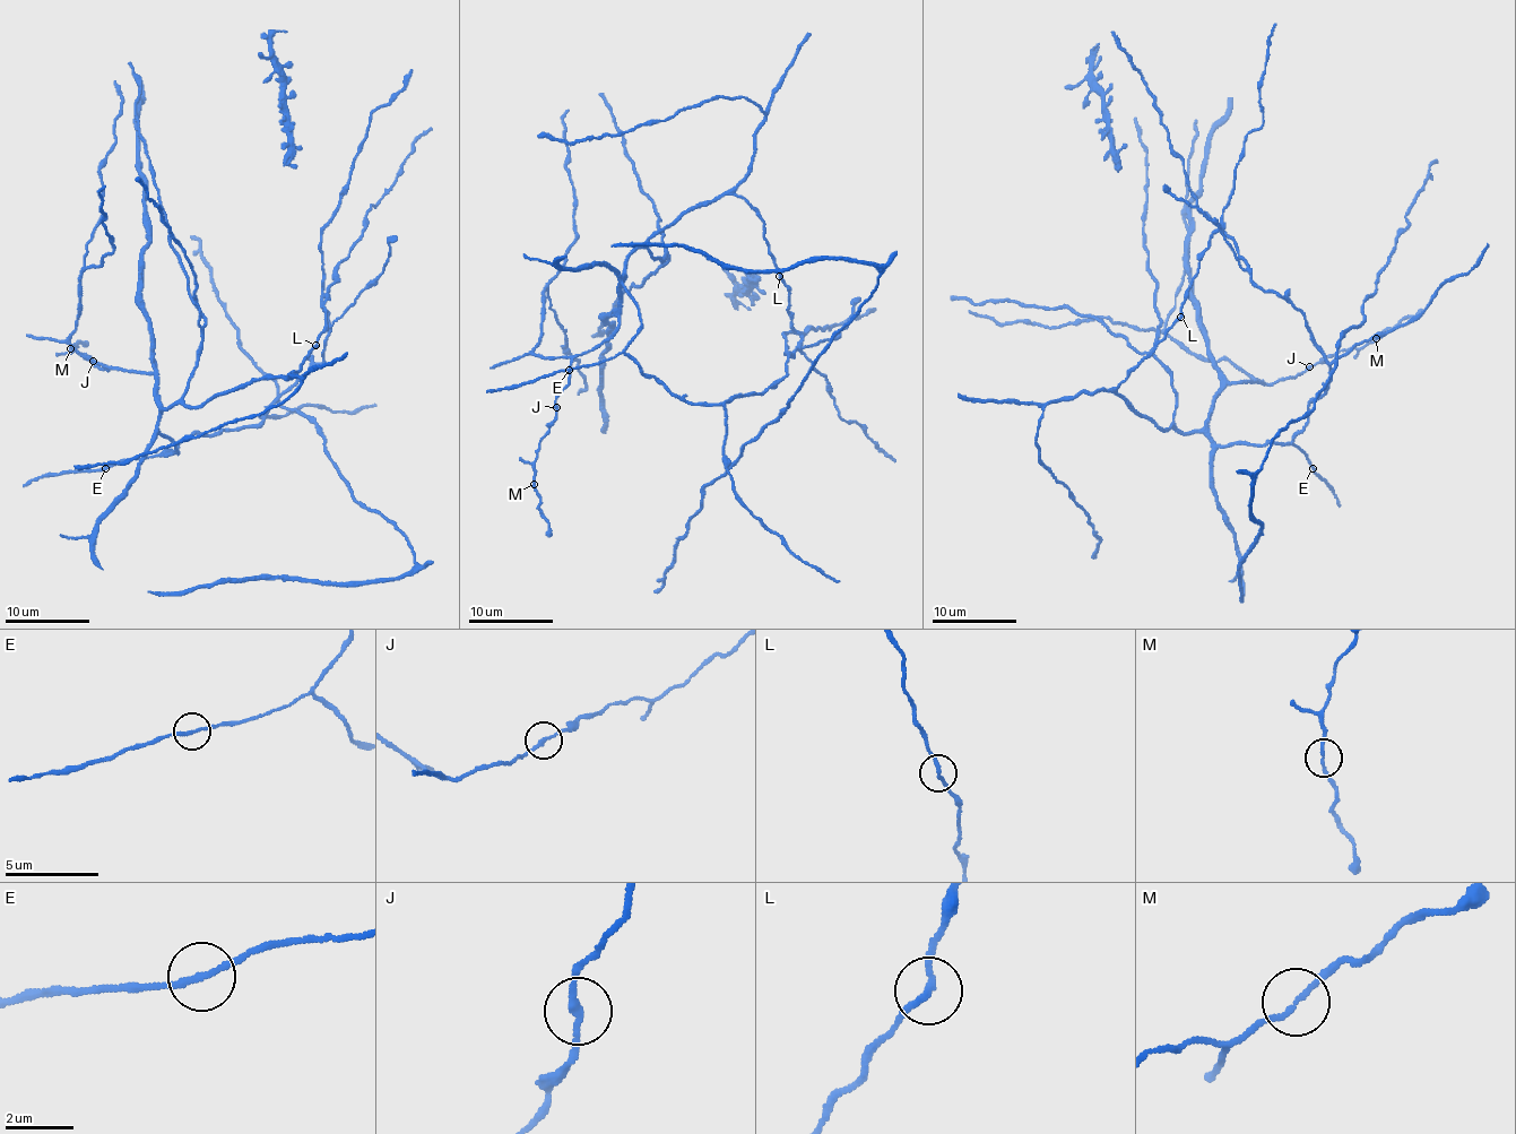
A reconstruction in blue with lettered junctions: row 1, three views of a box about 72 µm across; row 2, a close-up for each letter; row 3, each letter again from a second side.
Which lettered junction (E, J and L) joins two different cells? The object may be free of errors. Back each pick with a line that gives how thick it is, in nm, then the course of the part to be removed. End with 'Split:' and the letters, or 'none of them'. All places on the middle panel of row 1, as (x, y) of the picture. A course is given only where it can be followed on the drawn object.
Split: none of them

